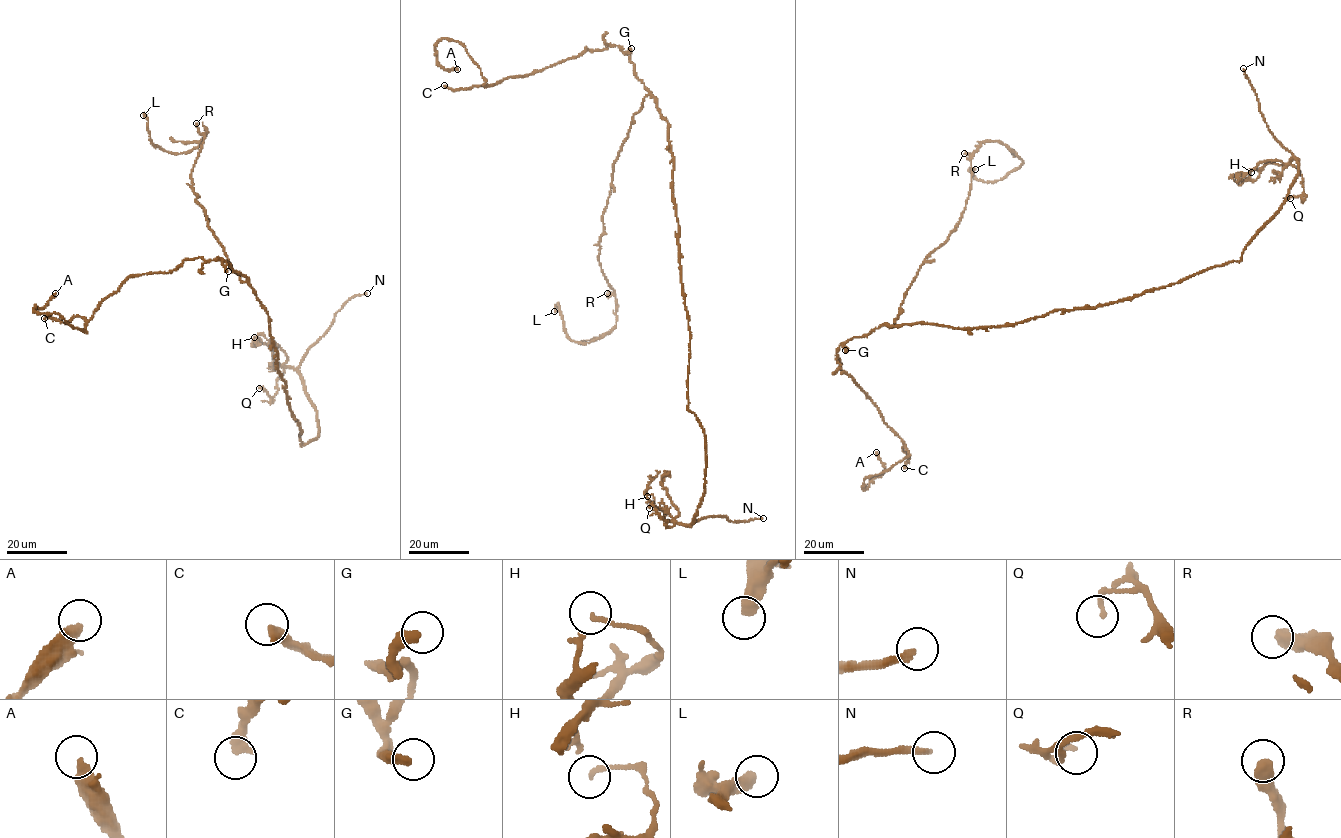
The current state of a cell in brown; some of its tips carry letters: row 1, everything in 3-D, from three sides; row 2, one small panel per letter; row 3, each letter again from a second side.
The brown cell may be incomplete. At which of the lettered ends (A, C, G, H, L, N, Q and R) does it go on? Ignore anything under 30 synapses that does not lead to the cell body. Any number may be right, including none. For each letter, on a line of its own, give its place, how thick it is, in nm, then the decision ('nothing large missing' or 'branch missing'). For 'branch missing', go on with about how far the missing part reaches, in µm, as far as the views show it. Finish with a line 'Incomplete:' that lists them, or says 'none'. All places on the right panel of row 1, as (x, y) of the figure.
A: (876, 452) | 400 nm | nothing large missing
C: (904, 468) | 360 nm | nothing large missing
G: (845, 350) | 360 nm | nothing large missing
H: (1251, 172) | 110 nm | nothing large missing
L: (975, 169) | 440 nm | nothing large missing
N: (1243, 68) | 240 nm | branch missing | 10 µm
Q: (1290, 198) | 150 nm | nothing large missing
R: (964, 153) | 440 nm | nothing large missing
Incomplete: N

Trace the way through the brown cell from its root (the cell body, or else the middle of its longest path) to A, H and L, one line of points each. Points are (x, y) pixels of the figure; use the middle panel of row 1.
A: (672, 161), (668, 123), (617, 46), (487, 85), (466, 47), (441, 38), (437, 62), (457, 69)
H: (672, 161), (689, 330), (688, 408), (705, 433), (705, 489), (692, 525), (665, 520), (653, 496), (647, 496)
L: (672, 161), (668, 123), (646, 95), (602, 215), (615, 327), (572, 341), (554, 311)

